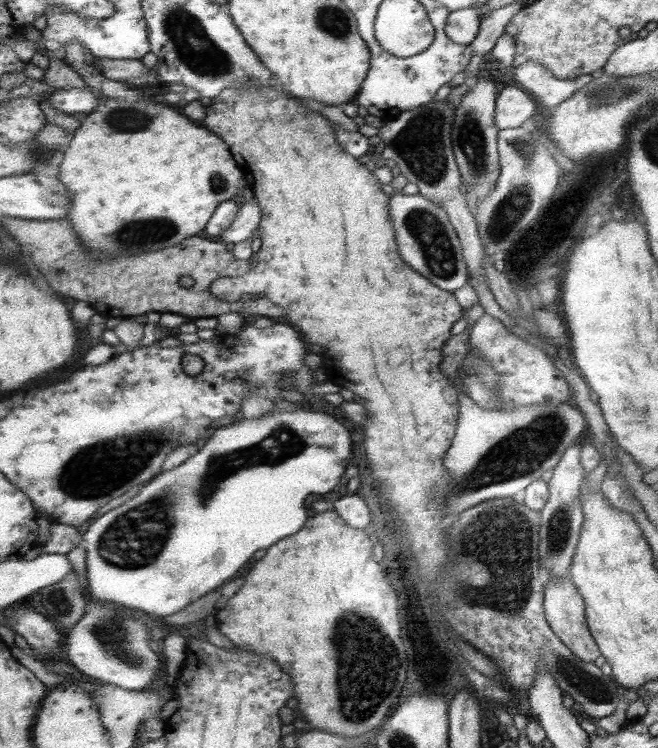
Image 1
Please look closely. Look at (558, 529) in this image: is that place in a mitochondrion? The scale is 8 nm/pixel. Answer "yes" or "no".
yes

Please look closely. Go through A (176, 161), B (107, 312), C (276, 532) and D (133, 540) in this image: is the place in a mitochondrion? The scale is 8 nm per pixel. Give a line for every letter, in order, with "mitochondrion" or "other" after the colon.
A: other
B: other
C: other
D: mitochondrion

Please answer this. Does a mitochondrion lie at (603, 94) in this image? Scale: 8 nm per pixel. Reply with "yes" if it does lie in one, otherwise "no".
yes

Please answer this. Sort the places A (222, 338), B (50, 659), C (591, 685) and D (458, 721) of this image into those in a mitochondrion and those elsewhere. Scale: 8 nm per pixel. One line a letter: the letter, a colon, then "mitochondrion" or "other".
A: other
B: other
C: mitochondrion
D: other

